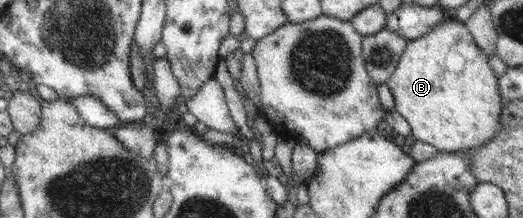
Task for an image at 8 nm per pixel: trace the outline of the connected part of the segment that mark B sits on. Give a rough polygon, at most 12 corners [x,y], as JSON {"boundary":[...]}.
{"boundary":[[463,22],[410,40],[384,84],[411,136],[476,150],[497,76]]}

